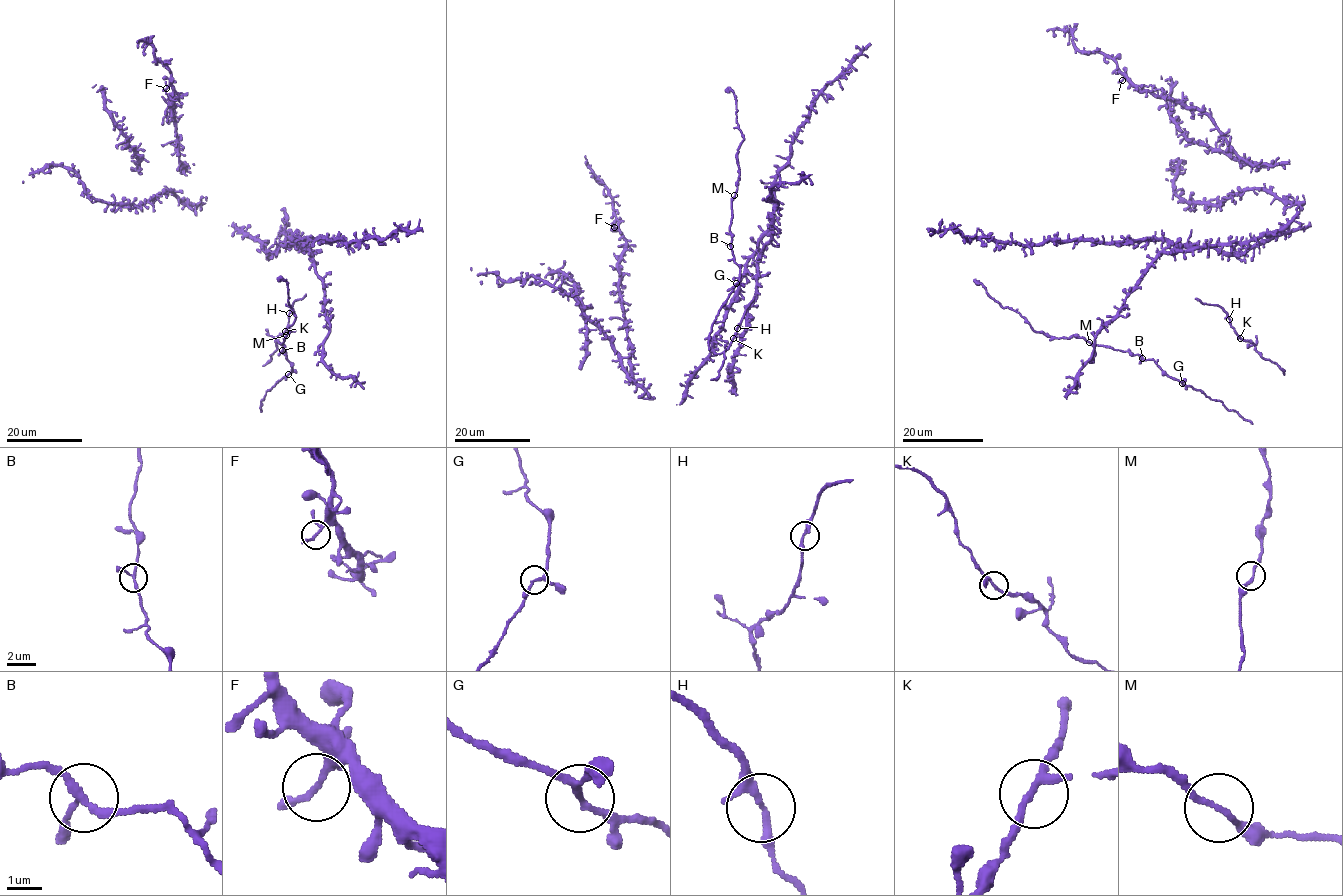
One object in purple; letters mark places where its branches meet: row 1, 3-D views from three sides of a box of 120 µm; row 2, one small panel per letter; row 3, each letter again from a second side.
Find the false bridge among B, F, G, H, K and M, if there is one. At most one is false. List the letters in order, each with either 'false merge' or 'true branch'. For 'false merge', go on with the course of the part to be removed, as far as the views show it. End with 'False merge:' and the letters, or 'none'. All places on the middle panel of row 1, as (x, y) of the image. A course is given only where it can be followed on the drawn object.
B: true branch
F: true branch
G: true branch
H: true branch
K: true branch
M: true branch
False merge: none

